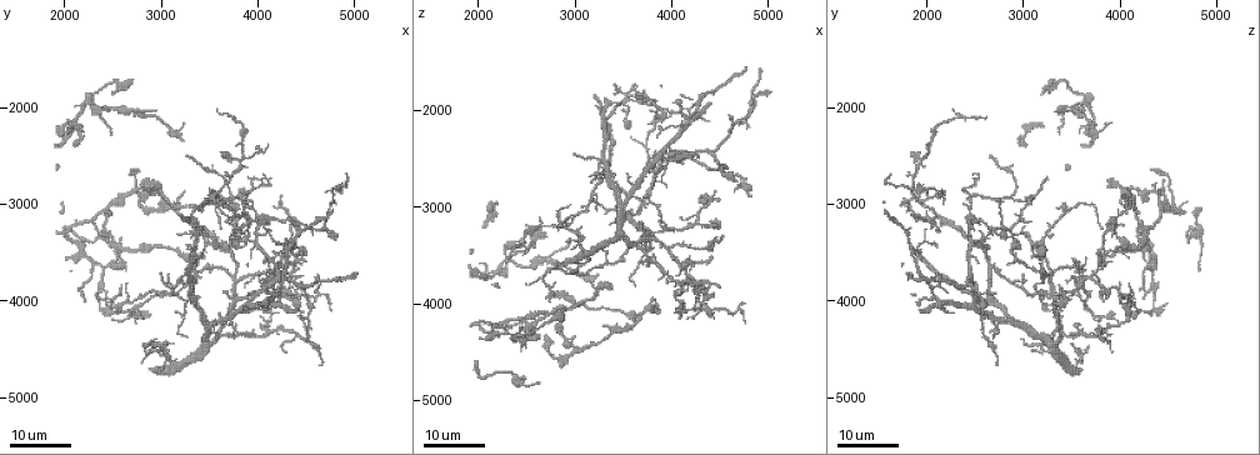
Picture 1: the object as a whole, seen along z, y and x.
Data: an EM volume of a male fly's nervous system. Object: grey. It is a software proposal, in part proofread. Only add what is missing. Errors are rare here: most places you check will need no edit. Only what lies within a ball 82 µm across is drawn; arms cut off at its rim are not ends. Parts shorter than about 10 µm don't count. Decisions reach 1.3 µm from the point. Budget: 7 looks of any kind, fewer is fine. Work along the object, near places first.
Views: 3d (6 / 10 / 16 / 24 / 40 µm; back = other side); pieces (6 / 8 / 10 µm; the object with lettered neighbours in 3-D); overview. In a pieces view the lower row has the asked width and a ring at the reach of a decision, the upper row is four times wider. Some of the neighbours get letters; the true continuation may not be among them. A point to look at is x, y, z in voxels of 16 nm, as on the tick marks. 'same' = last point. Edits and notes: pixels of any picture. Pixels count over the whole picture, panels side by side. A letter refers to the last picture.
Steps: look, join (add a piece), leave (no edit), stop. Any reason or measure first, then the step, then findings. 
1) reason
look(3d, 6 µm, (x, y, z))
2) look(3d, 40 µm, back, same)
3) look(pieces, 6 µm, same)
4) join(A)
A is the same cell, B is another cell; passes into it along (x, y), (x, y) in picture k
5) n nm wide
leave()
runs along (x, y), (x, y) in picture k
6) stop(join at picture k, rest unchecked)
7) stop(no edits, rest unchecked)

tapers out
look(3d, 24 µm, (3060, 3720, 3000))

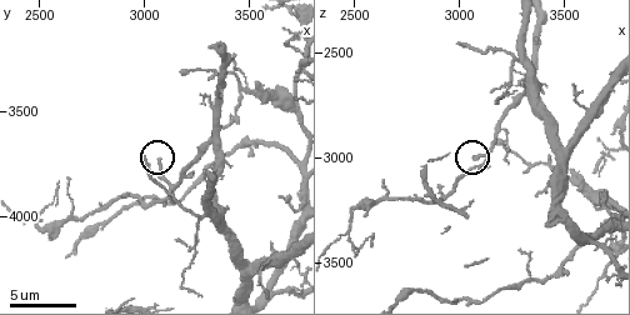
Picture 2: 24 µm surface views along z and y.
look(pieces, 8 µm, same)

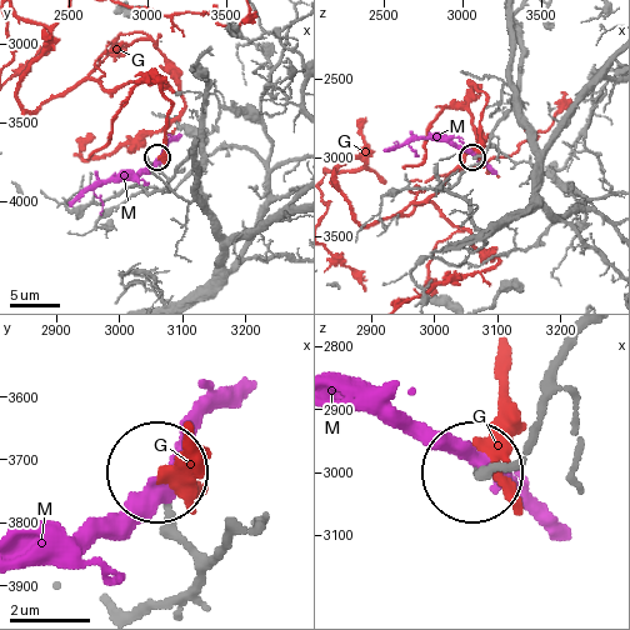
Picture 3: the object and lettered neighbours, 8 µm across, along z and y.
leave()
G and M are other cells; no lettered piece goes on from it

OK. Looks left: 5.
an open end
look(3d, 16 µm, (3220, 2880, 4380))

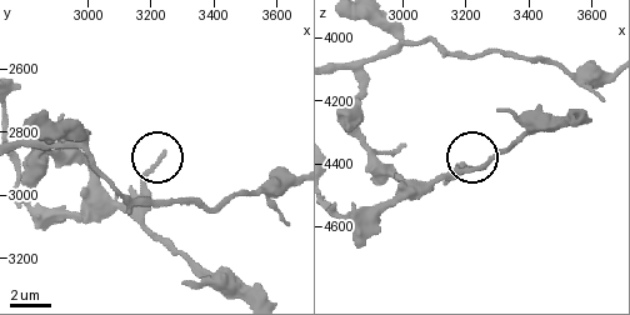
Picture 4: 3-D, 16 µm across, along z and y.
look(pieces, 8 µm, same)

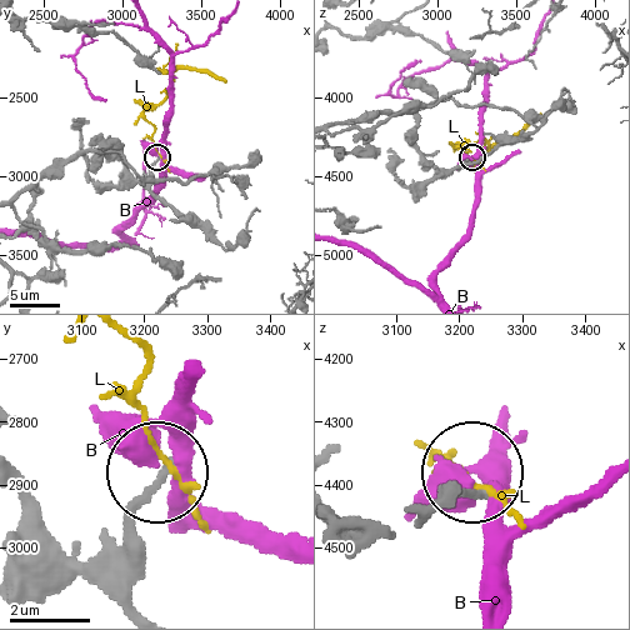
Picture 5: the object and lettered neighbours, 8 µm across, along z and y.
180 nm wide
leave()
B and L are other cells; runs along (24, 510), (61, 550), (91, 560), (159, 473) in picture 5; no lettered piece goes on from it

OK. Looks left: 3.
free end
look(3d, 16 µm, (2700, 2660, 4320))

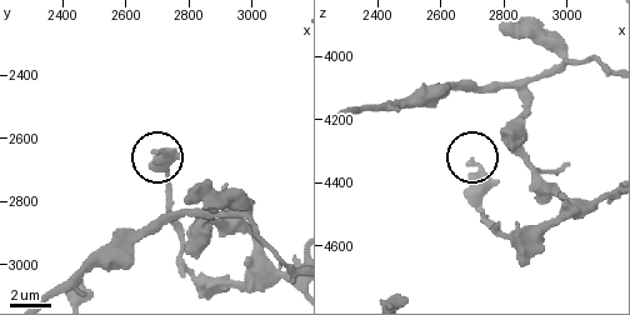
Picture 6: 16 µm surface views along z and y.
see the neighbours
look(pieces, 10 µm, (2700, 2630, 4330))

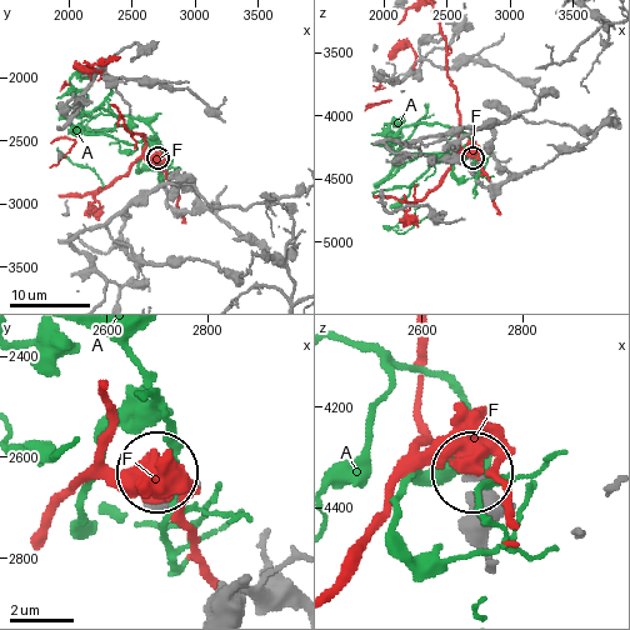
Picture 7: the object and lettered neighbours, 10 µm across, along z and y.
leave()
A and F are other cells; runs along (496, 563), (480, 539), (475, 476) in picture 7; none of them fits

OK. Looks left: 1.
stop(no edits, rest unchecked)

